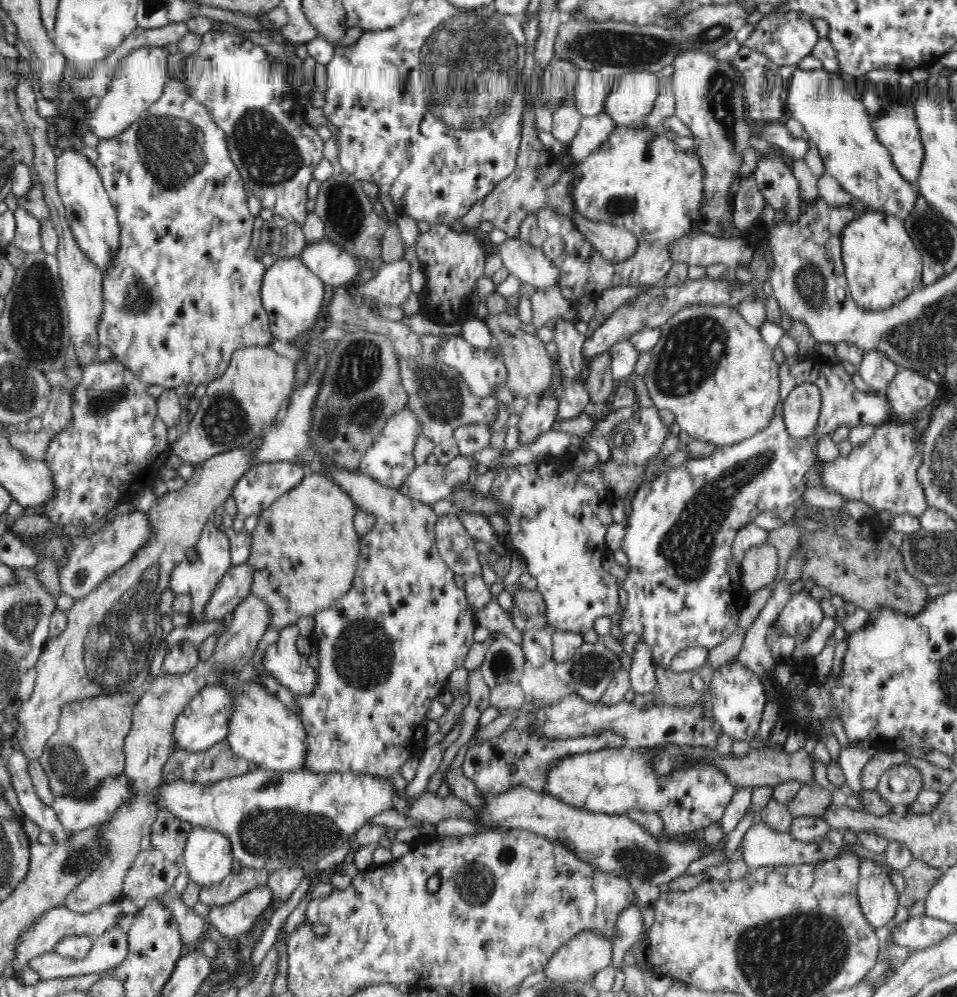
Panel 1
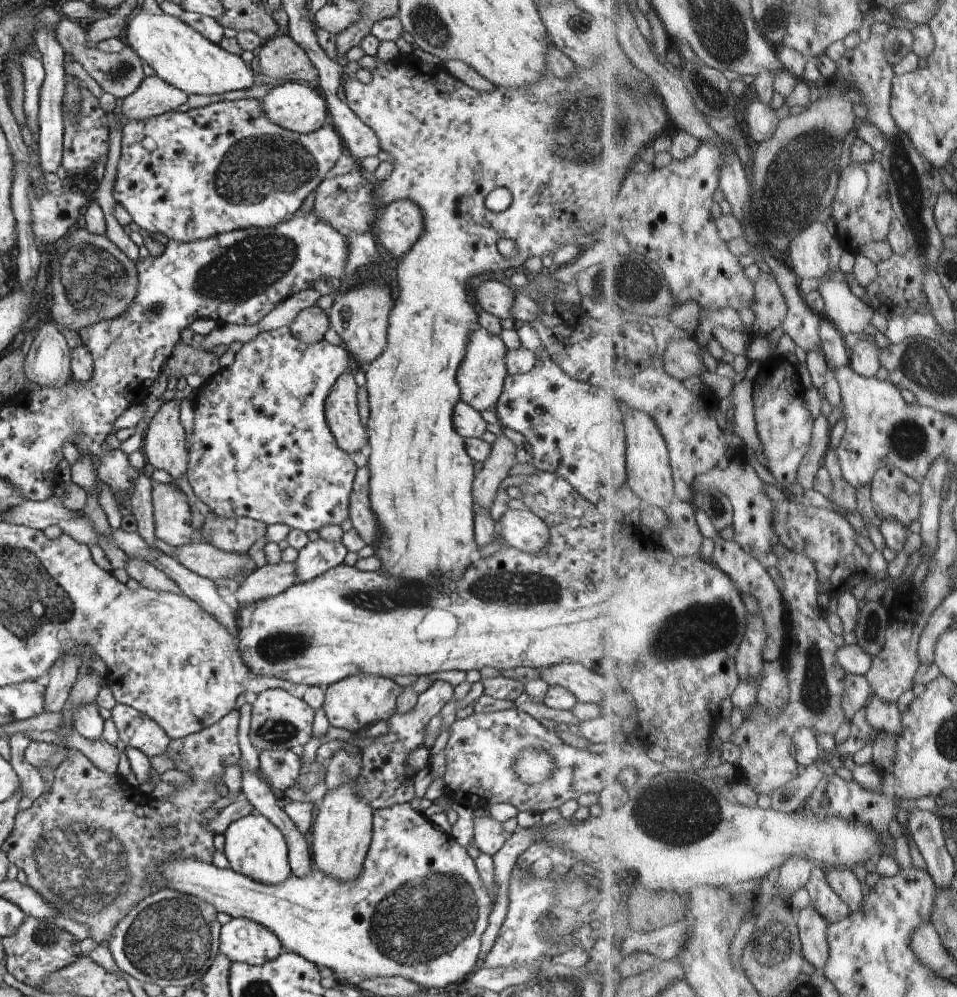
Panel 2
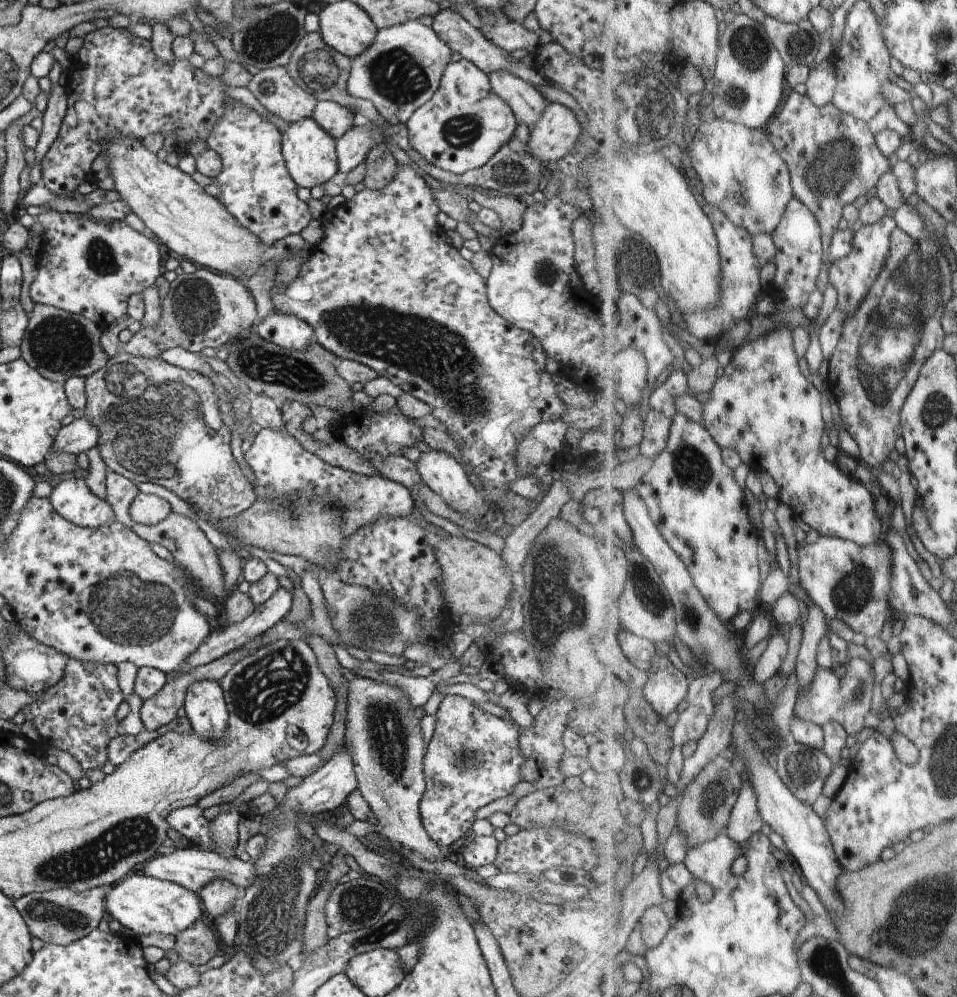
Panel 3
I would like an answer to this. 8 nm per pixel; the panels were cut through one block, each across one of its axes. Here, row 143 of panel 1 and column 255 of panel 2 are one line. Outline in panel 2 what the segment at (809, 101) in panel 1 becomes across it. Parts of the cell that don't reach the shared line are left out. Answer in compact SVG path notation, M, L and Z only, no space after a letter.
M252 812L236 822L232 822L225 836L224 853L230 868L260 884L282 884L292 875L289 863L289 848L282 832L268 818Z

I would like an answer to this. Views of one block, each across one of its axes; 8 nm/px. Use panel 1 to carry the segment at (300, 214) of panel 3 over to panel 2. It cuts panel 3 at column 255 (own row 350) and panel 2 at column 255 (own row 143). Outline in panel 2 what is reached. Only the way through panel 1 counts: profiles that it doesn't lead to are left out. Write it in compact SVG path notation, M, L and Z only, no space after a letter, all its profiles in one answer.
M244 98L242 100L221 101L211 103L204 107L189 109L187 112L168 111L164 114L153 116L146 120L130 120L122 129L122 146L121 155L117 166L117 175L114 183L114 200L120 203L132 217L132 220L155 234L163 234L168 240L183 242L190 244L197 240L204 240L211 236L218 236L224 232L232 232L243 228L268 228L280 224L280 222L288 222L306 200L306 196L326 179L326 174L334 168L334 163L340 160L340 156L344 154L345 147L343 146L342 138L336 131L336 128L328 121L322 128L310 134L298 134L292 132L278 124L274 124L262 112L260 106L260 98Z

